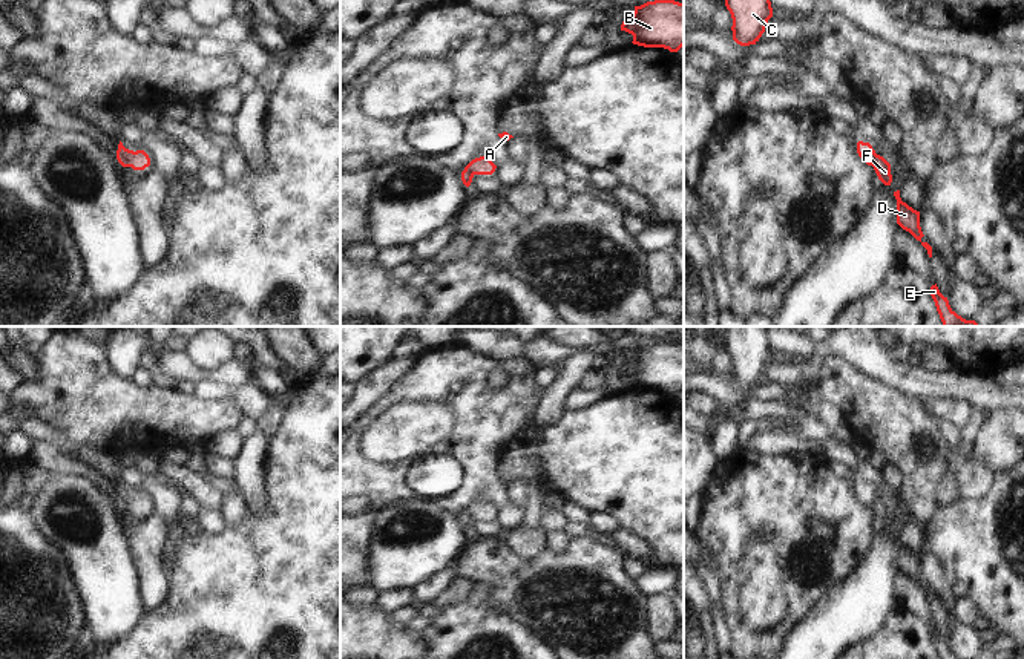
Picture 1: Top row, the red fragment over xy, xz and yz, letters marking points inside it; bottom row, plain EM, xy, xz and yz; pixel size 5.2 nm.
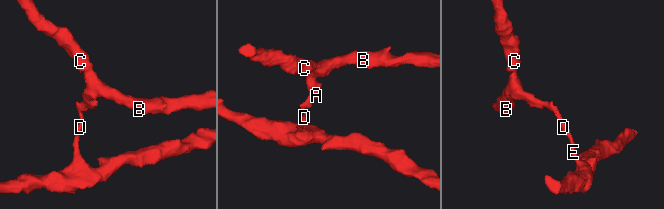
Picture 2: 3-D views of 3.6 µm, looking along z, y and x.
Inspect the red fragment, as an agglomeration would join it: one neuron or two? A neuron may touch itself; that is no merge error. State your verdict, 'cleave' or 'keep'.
cleave

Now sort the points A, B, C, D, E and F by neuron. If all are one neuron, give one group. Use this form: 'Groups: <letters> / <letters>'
Groups: A B C / D E F.

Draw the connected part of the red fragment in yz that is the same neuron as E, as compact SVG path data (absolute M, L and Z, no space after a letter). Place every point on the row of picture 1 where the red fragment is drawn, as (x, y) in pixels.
M937 284L930 287L930 296L935 302L943 326L978 326L975 320L966 320L950 308L947 297L940 293Z

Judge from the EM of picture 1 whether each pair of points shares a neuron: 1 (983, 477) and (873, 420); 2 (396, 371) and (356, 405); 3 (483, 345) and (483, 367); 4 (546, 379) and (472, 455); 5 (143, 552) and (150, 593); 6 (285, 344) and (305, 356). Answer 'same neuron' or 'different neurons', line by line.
1: same neuron
2: same neuron
3: different neurons
4: different neurons
5: same neuron
6: same neuron

